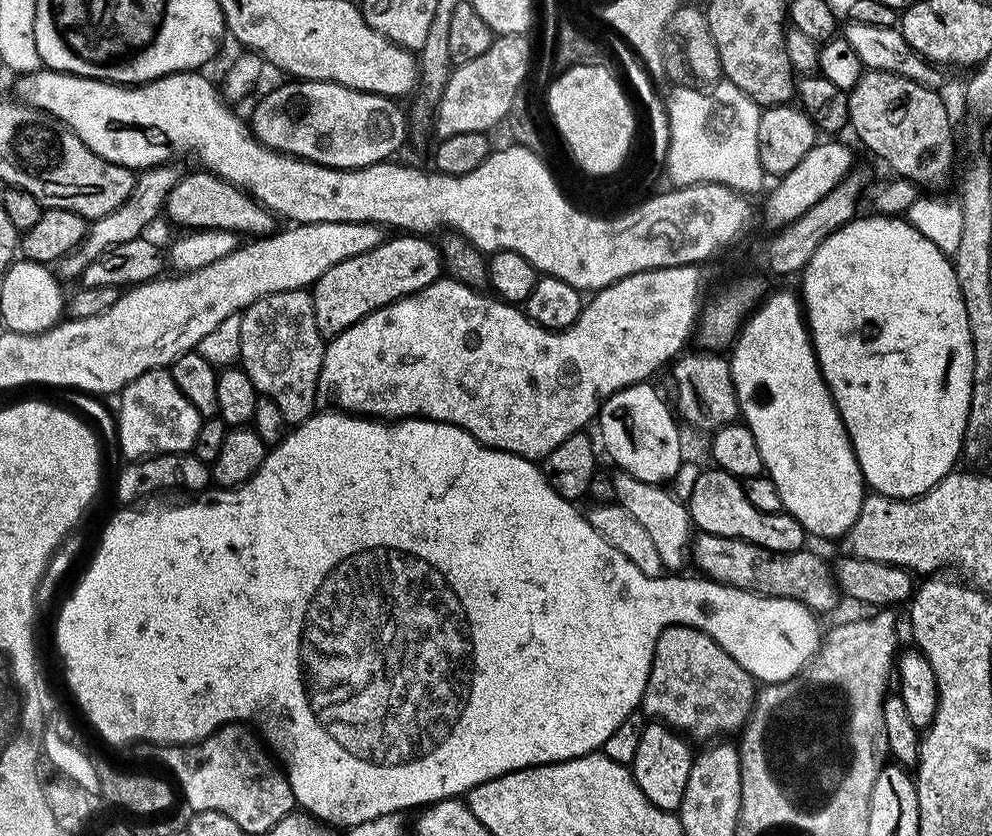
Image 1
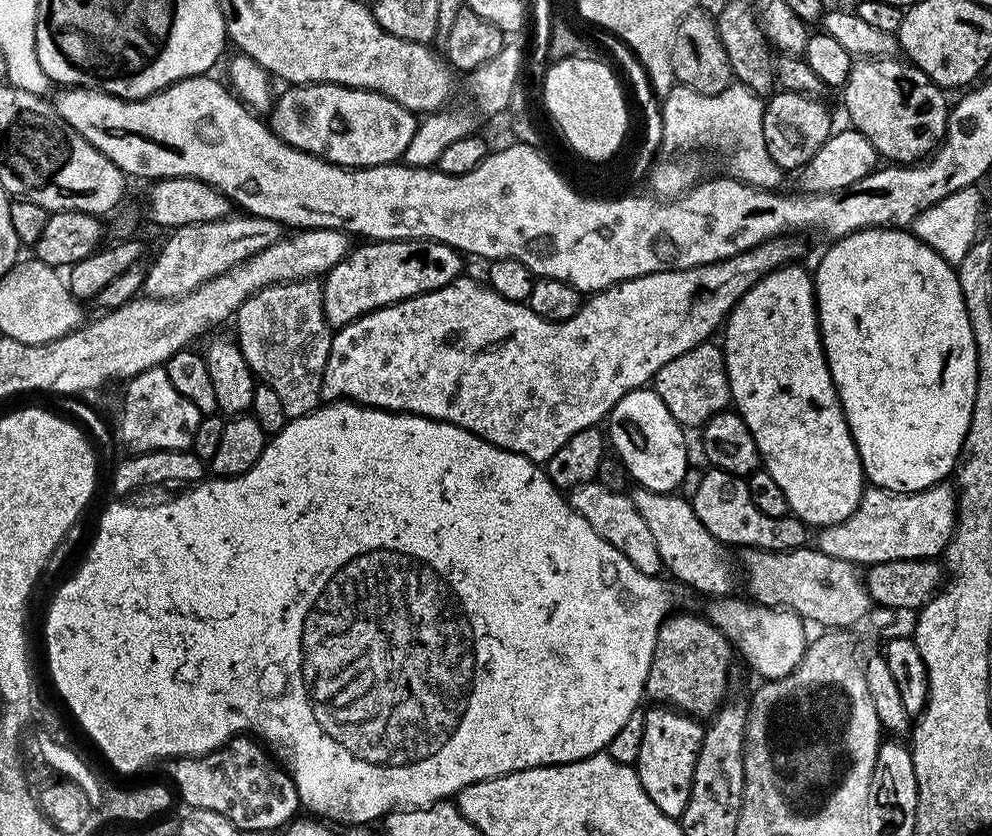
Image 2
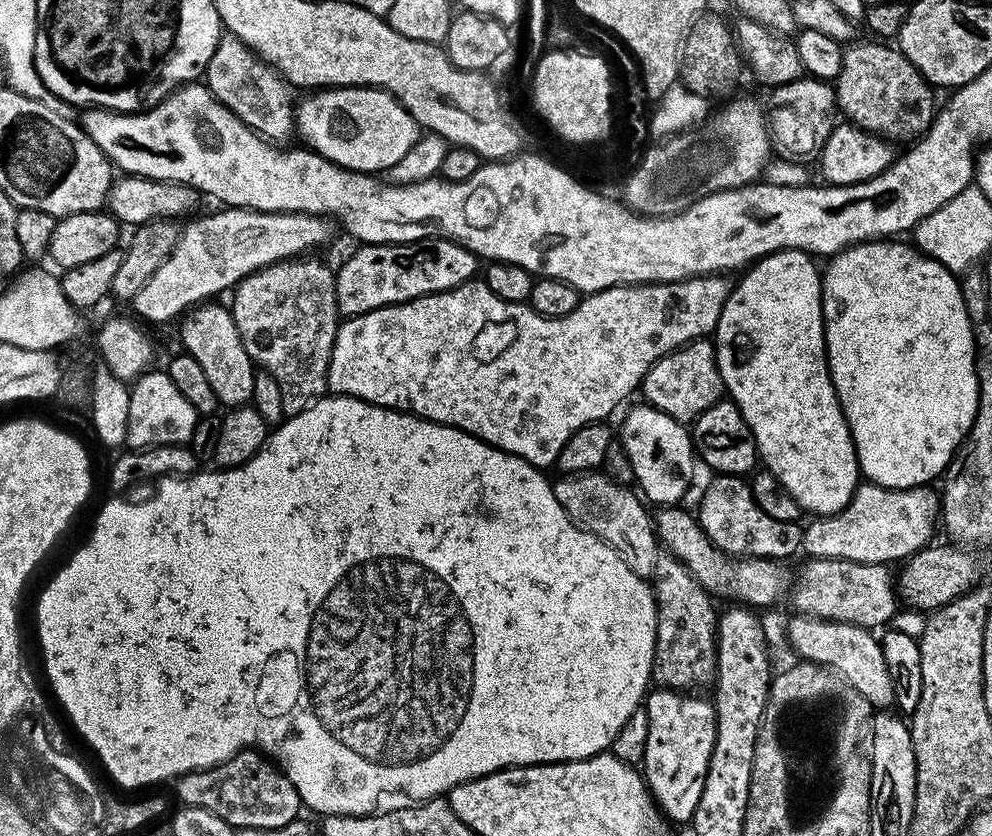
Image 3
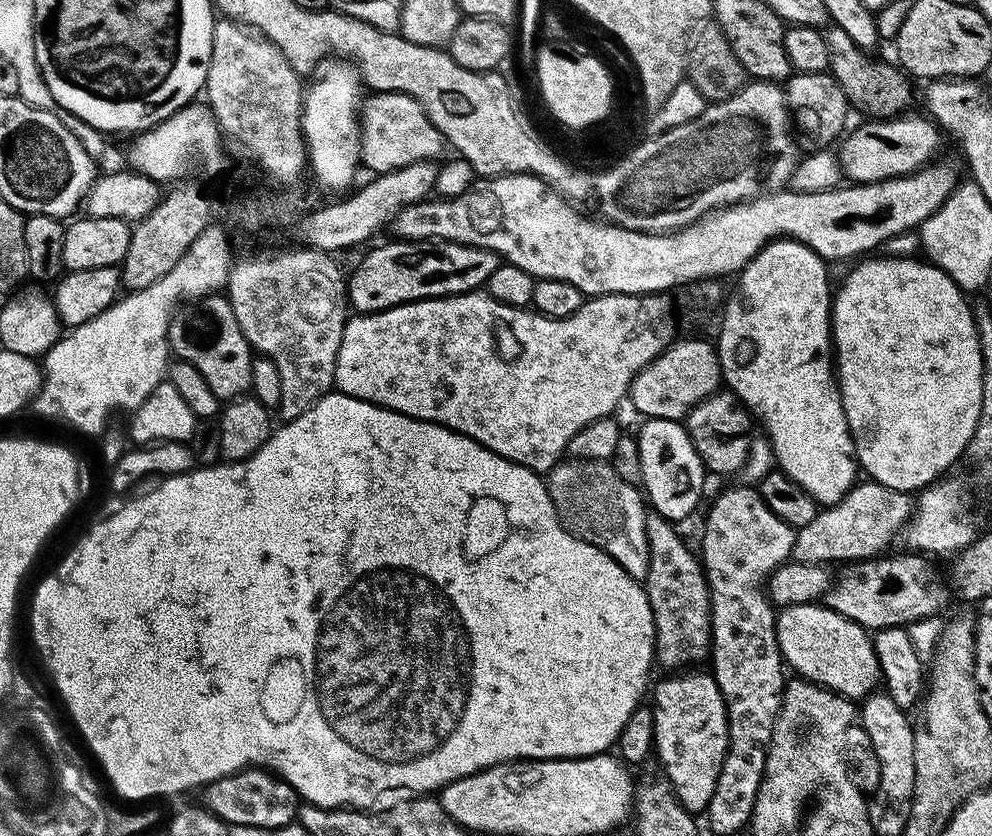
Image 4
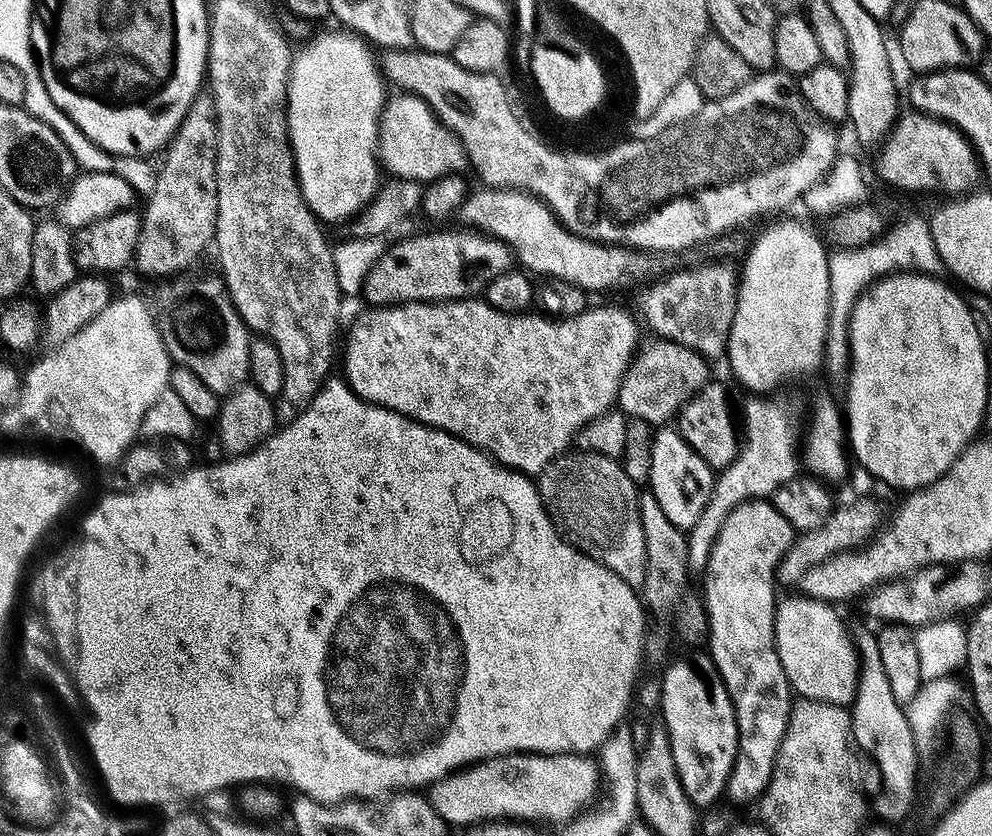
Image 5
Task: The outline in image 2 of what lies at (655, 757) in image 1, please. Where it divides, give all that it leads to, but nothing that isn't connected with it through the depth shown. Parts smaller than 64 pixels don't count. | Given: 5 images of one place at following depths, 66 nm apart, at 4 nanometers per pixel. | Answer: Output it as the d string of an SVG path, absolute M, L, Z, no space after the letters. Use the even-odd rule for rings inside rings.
M652 706L644 716L642 744L634 765L636 773L642 782L642 790L650 794L650 802L654 802L662 814L679 818L686 810L686 802L690 802L694 762L698 762L705 725L697 717L686 716L668 706Z

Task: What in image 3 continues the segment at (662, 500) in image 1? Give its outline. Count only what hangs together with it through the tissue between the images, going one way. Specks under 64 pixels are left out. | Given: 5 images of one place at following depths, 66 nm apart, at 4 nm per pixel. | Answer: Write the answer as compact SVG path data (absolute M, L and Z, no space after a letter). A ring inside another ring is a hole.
M664 506L655 513L654 527L656 539L666 549L667 555L673 556L686 570L690 570L692 577L704 587L705 592L713 598L721 596L724 600L741 600L741 605L751 606L753 609L768 608L780 599L789 595L794 584L794 572L778 560L763 558L737 558L725 554L720 548L710 542L710 538L702 530L699 519L688 512L683 512L680 506Z

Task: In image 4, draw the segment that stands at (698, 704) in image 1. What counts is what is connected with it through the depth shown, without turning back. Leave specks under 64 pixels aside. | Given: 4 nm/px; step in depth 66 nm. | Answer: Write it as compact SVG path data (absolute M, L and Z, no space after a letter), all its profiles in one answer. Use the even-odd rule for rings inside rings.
M652 510L646 518L646 534L650 546L650 570L642 581L644 592L648 595L650 610L656 627L656 651L654 660L664 670L680 670L683 664L692 664L695 660L707 661L712 646L712 601L708 590L708 577L704 574L703 563L695 551L688 549L686 541L673 521Z

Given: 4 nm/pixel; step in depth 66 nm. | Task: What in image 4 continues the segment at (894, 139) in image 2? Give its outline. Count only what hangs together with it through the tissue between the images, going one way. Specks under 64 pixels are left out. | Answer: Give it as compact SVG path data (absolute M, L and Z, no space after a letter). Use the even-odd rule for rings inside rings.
M832 26L824 32L824 41L828 47L828 67L832 76L842 86L844 97L853 109L861 108L869 112L872 118L888 118L897 111L900 100L908 96L909 77L895 63L875 60L872 54L860 48L846 34L846 30ZM893 111L893 112L892 112Z

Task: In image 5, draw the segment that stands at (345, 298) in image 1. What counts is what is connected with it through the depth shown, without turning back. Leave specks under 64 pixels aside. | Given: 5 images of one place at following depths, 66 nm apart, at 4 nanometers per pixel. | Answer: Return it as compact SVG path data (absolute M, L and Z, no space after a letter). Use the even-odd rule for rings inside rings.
M467 226L459 227L448 228L445 232L432 232L429 236L408 236L397 244L389 243L378 262L374 262L370 274L364 279L362 296L369 300L367 303L372 306L391 306L413 302L466 300L483 293L487 284L498 278L498 274L513 267L514 257L507 244Z

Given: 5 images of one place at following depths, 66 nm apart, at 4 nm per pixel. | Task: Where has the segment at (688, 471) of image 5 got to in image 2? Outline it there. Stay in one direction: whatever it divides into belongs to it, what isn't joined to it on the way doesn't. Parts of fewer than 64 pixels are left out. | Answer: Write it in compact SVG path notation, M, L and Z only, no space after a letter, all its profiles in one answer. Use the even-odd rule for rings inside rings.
M651 387L636 388L626 394L612 407L606 417L606 436L610 441L610 448L614 451L615 459L624 463L629 477L639 487L649 488L655 492L676 492L681 487L690 467L688 461L688 444L684 441L685 429L676 421L674 414L666 410L666 402L658 398L658 394Z

